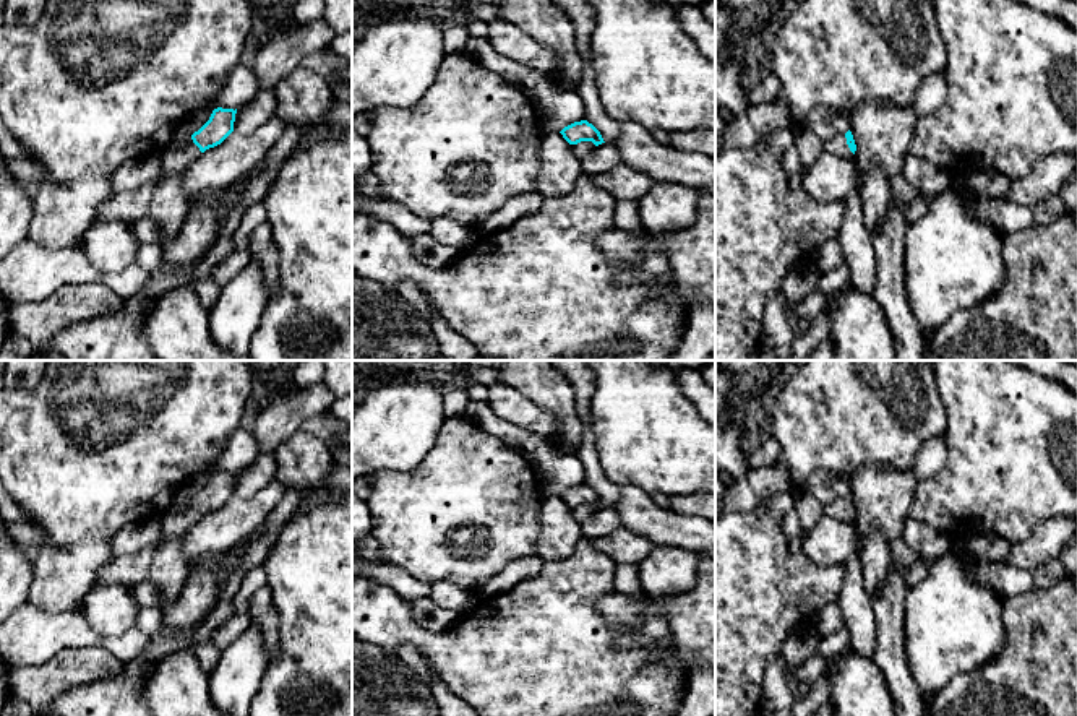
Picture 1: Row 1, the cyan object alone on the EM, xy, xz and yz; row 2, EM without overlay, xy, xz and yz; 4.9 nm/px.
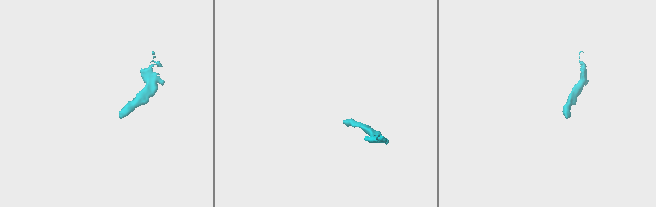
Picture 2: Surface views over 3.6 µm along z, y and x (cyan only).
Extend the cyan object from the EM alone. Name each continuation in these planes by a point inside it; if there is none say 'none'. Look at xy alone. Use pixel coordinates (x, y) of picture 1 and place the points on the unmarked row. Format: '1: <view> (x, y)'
1: xy (128, 570)

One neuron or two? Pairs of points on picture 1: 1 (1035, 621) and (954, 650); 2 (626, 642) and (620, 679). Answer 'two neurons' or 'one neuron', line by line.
1: two neurons
2: two neurons

